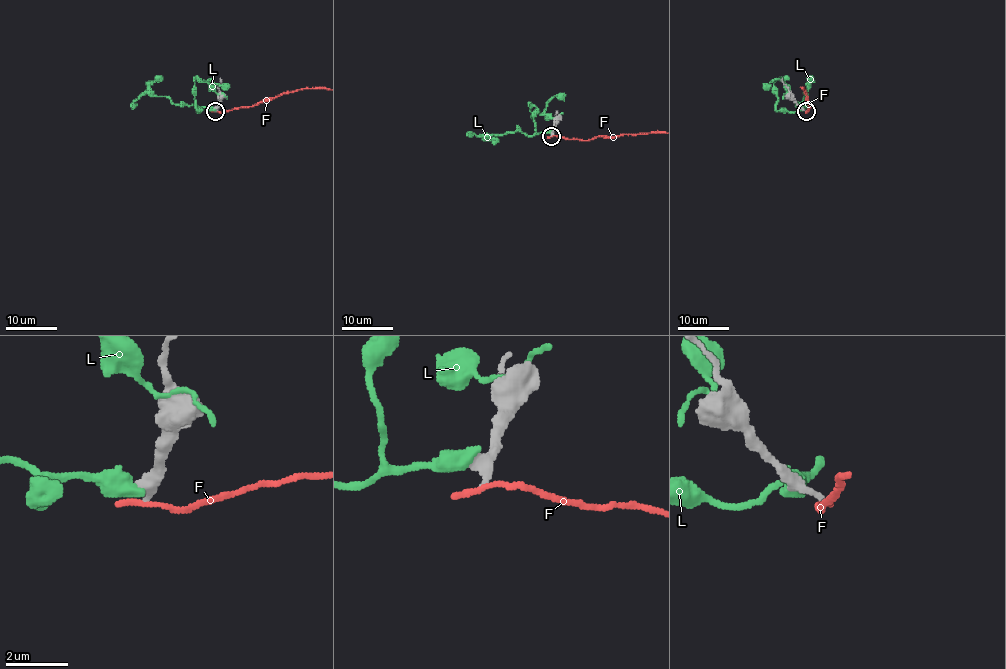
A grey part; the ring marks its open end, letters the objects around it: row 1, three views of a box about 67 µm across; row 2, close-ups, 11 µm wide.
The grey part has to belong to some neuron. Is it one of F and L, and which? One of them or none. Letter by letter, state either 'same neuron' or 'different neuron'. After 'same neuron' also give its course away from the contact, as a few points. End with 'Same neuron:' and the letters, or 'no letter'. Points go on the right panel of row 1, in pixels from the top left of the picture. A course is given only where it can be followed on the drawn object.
F: different neuron
L: different neuron
Same neuron: no letter

